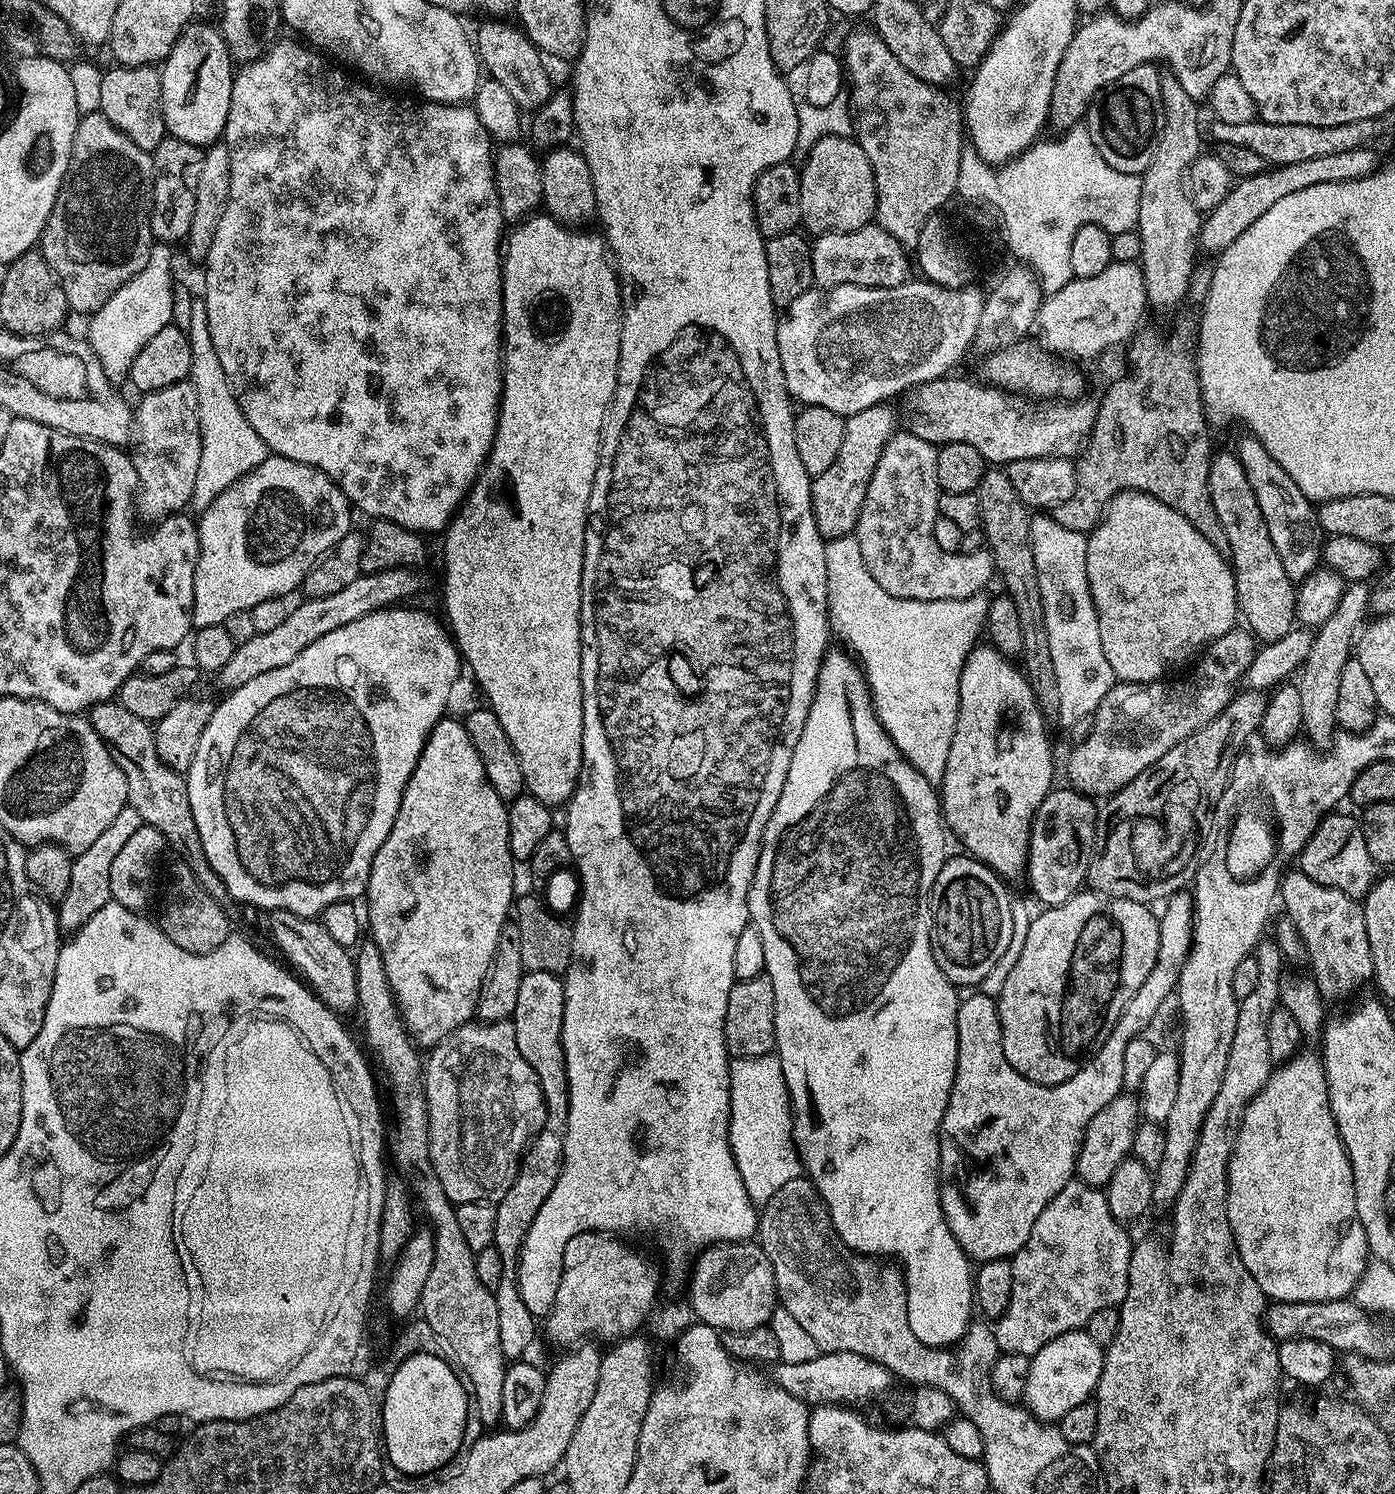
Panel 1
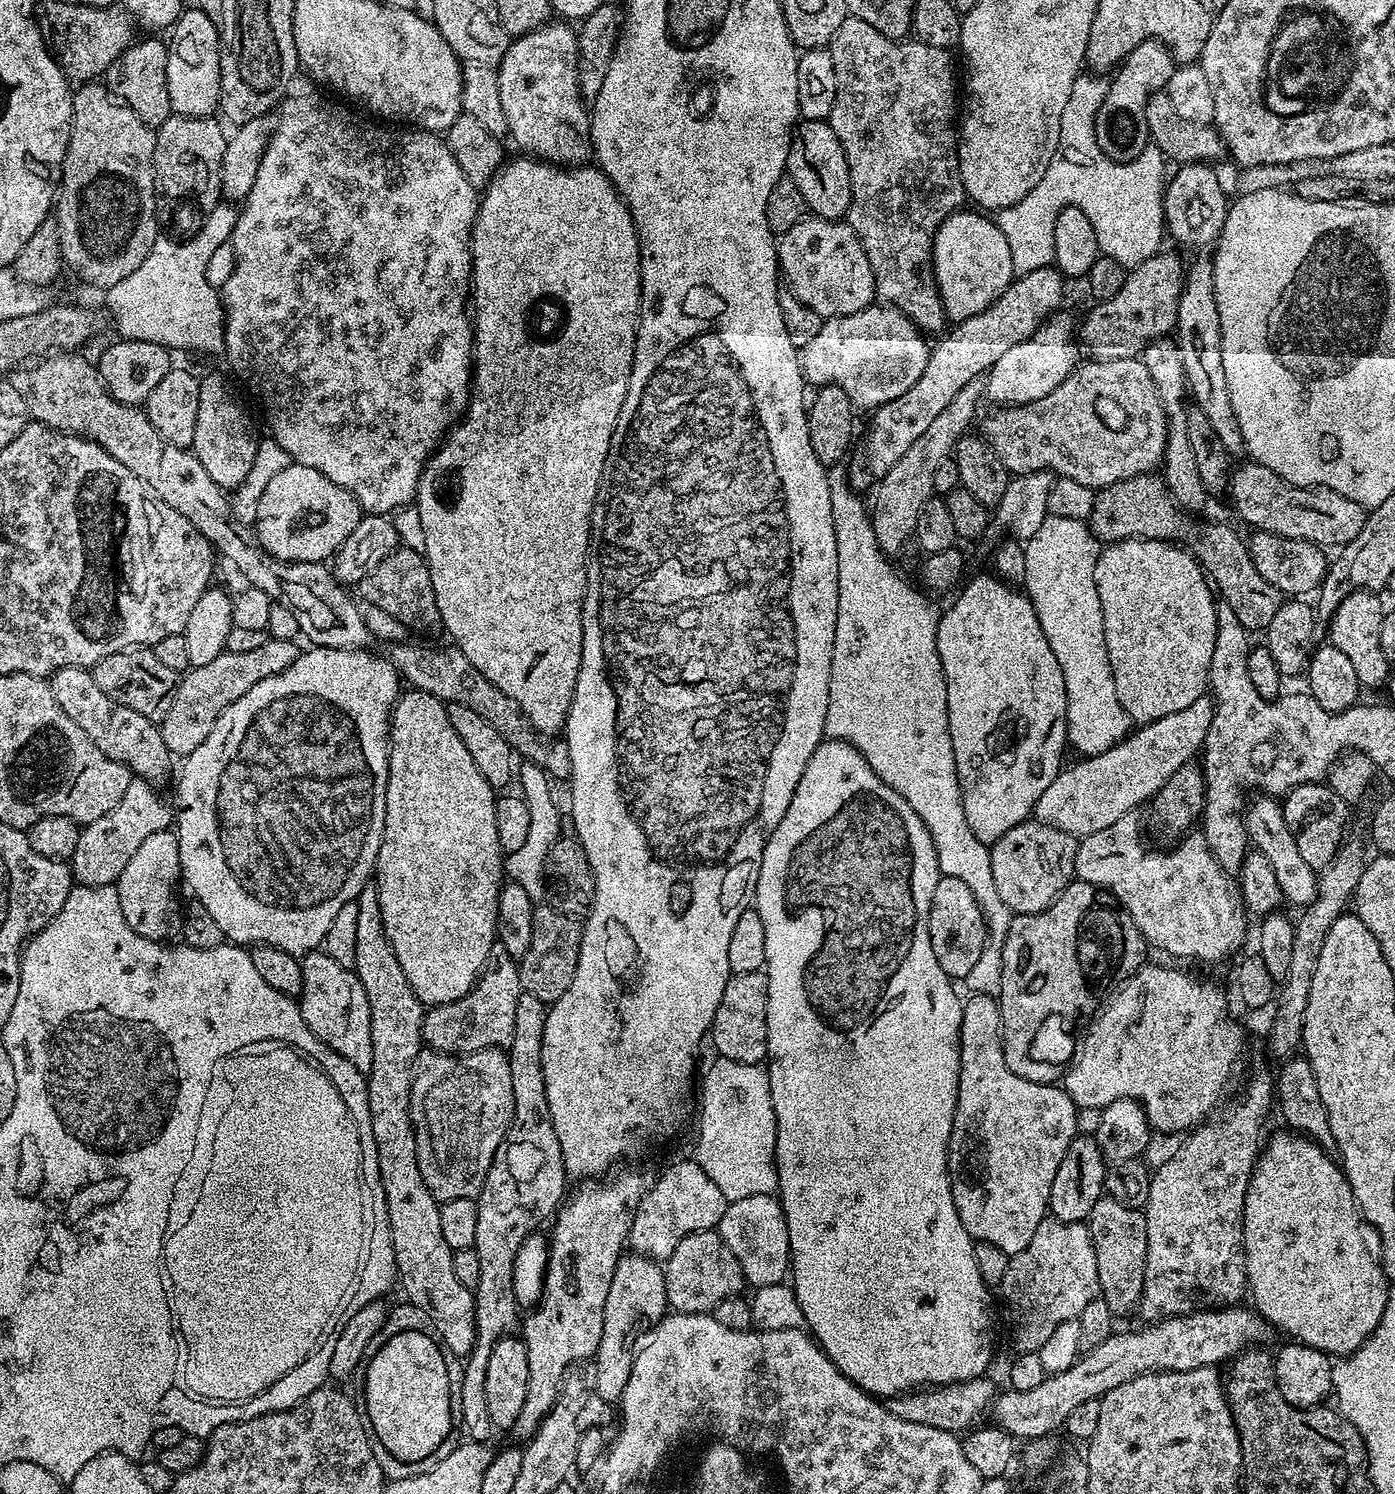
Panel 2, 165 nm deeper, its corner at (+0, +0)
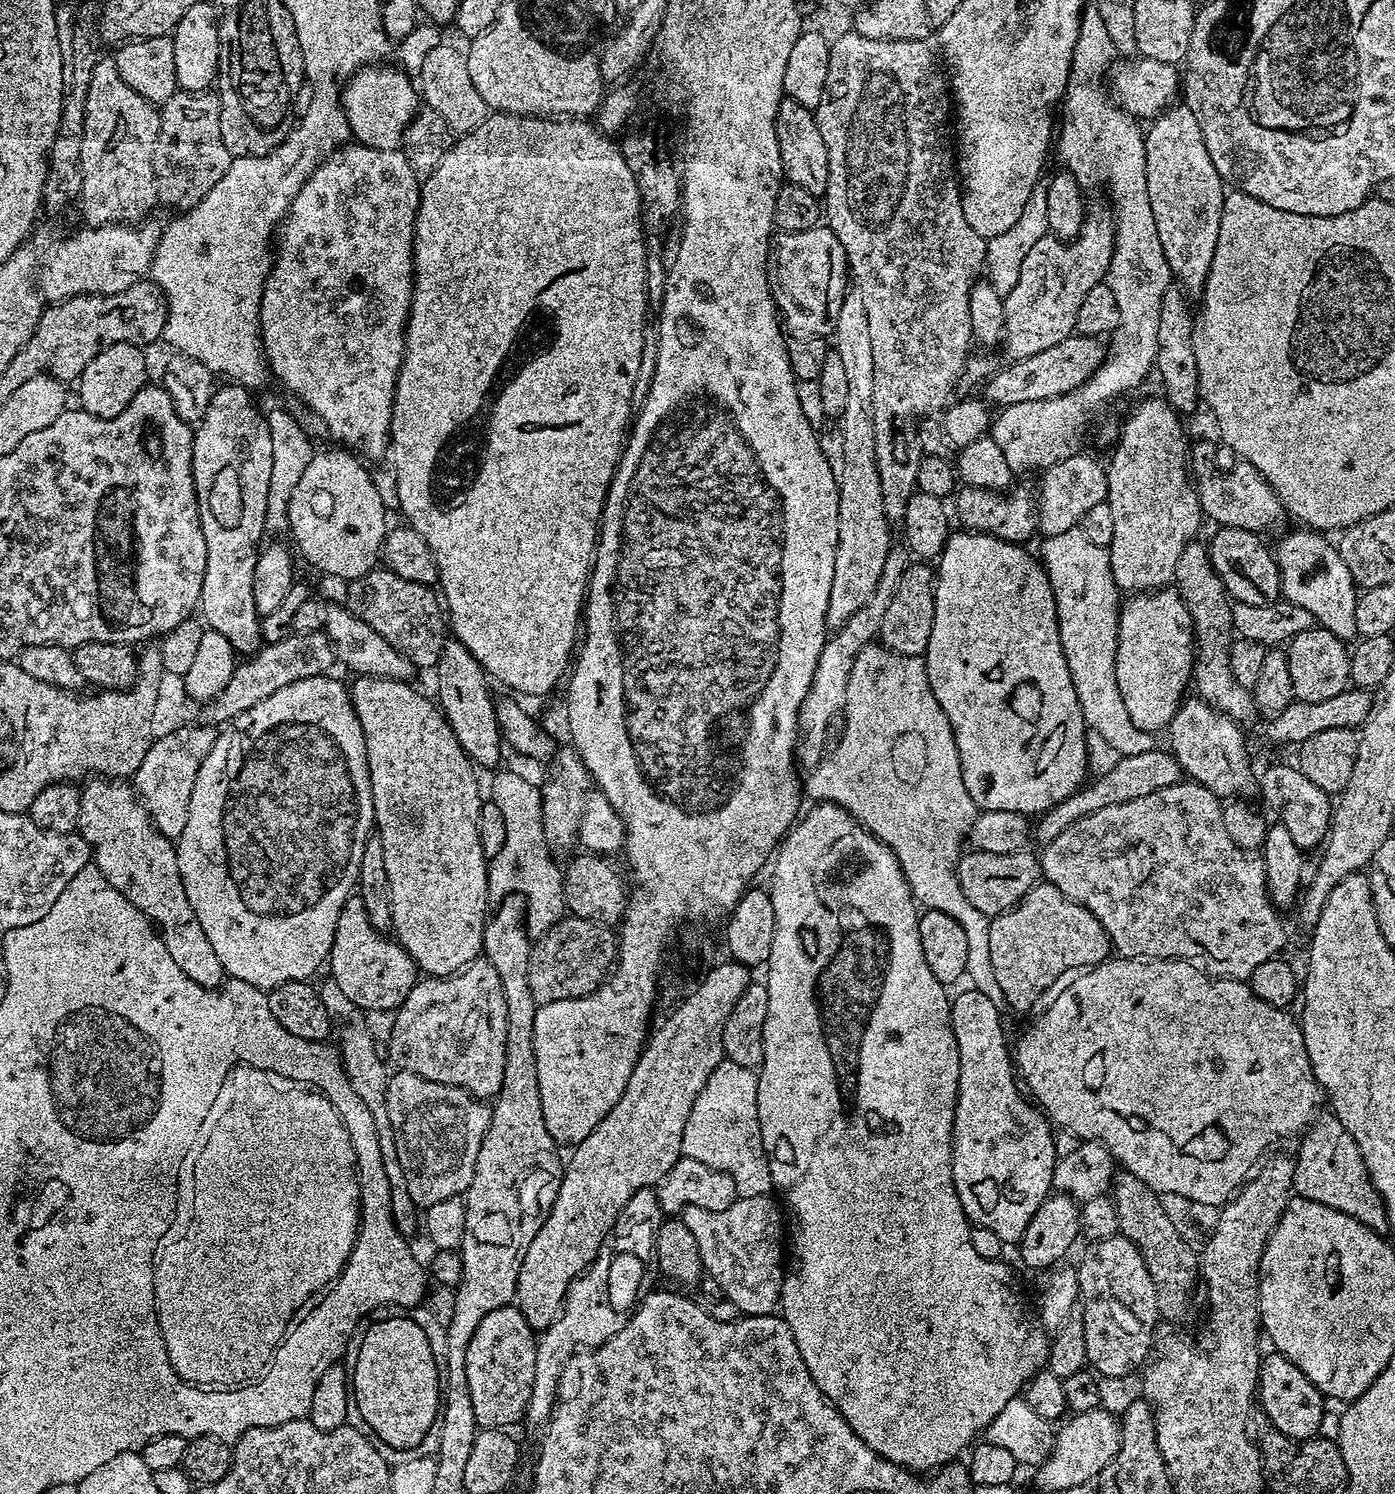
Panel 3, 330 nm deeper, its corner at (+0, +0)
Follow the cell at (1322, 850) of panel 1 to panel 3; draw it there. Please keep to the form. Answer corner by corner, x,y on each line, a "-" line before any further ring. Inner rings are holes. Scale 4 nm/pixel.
1295,763
1272,764
1264,773
1259,773
1258,796
1276,811
1275,819
1286,826
1286,831
1299,848
1319,849
1325,843
1328,827
1332,825
1333,801
1328,801
1331,800
1329,793
1314,786
1314,782
1310,782
1310,778
1306,778
1306,774
1302,774

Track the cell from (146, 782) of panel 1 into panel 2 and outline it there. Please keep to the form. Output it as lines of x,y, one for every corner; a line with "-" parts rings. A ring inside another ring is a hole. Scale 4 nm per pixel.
59,668
52,673
50,683
54,702
62,706
66,718
78,722
79,728
90,738
90,742
94,742
94,746
98,746
98,750
102,750
102,754
106,754
106,758
126,764
133,777
149,782
157,782
167,774
174,757
166,750
166,742
162,742
159,723
110,698
94,682
89,669

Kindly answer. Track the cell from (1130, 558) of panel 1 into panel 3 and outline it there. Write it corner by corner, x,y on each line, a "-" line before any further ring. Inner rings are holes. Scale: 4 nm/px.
1175,587
1132,594
1121,603
1116,651
1118,694
1122,694
1126,714
1136,729
1149,734
1167,729
1185,699
1184,691
1189,691
1195,662
1196,635
1192,633
1190,610

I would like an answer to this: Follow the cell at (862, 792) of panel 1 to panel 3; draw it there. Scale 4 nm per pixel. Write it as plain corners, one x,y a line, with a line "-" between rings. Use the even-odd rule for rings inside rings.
816,802
811,807
812,809
808,813
805,811
797,819
794,827
784,837
775,853
774,863
771,865
771,868
773,868
770,895
774,902
774,946
770,950
770,958
766,965
766,971
768,971
768,977
766,977
768,1017
766,1018
766,1026
762,1030
764,1057
758,1069
758,1122
762,1130
764,1153
768,1156
773,1185
778,1189
778,1192
780,1188
781,1194
784,1195
785,1201
783,1200
783,1203
786,1208
786,1203
788,1203
789,1208
787,1208
787,1211
789,1213
792,1211
797,1216
796,1233
793,1236
791,1233
790,1236
790,1256
791,1259
793,1256
796,1261
793,1264
791,1261
790,1267
787,1269
784,1285
780,1291
779,1311
782,1313
784,1321
790,1326
790,1334
794,1334
794,1342
798,1342
798,1354
802,1354
802,1362
806,1362
806,1370
810,1370
810,1378
814,1378
818,1390
822,1390
824,1397
840,1411
842,1418
846,1418
850,1430
854,1430
854,1434
858,1434
858,1438
862,1438
862,1442
866,1442
866,1446
870,1446
870,1450
874,1450
882,1458
894,1462
899,1468
906,1468
909,1472
917,1474
928,1474
935,1469
943,1468
945,1464
953,1463
959,1457
956,1455
964,1447
967,1449
977,1439
975,1436
979,1432
981,1435
987,1430
990,1422
994,1422
994,1418
998,1418
998,1414
1002,1414
1002,1410
1006,1410
1008,1403
1017,1399
1023,1393
1028,1381
1048,1363
1050,1336
1049,1333
1044,1331
1035,1315
1028,1316
1027,1310
1024,1309
1024,1300
1020,1297
1019,1290
1016,1289
1016,1280
1012,1277
1011,1270
1004,1265
1005,1261
1003,1259
987,1260
981,1258
970,1242
973,1225
970,1223
967,1214
962,1210
962,1202
958,1198
958,1190
954,1186
954,1178
952,1177
952,1127
954,1126
954,1110
956,1109
958,1078
960,1077
958,1042
954,1038
954,1030
952,1029
952,1002
949,989
940,984
938,978
934,978
934,974
930,974
930,966
926,966
926,958
922,954
922,942
918,938
918,922
920,921
918,905
912,899
912,891
902,874
902,866
896,855
873,832
869,832
864,825
855,820
846,809
827,802

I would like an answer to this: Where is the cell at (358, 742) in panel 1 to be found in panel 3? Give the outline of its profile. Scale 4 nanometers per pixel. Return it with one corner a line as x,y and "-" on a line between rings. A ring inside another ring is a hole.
325,674
302,678
283,686
232,720
228,737
224,737
224,734
217,735
210,754
206,754
206,762
198,766
198,778
194,778
194,794
190,794
190,814
186,817
186,830
182,830
180,839
175,841
178,870
186,886
186,898
190,898
194,915
198,917
210,946
214,946
218,962
222,962
225,973
231,979
250,982
250,986
255,988
271,990
286,982
308,980
320,967
325,967
332,952
338,914
342,914
342,906
357,887
362,850
366,850
368,837
374,832
376,815
370,790
370,770
366,762
366,738
362,734
362,726
352,705
349,689
346,684
332,676
334,675

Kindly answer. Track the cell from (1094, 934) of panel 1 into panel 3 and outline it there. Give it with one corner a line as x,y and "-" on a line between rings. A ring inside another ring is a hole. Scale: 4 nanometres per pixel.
1041,882
1028,891
1016,907
1001,916
991,917
988,921
990,930
990,963
994,965
994,978
1004,995
1004,1003
1016,1012
1028,1012
1040,1000
1040,995
1059,978
1063,972
1075,973
1077,970
1095,968
1109,959
1113,951
1112,939
1106,934
1102,922
1078,902
1066,898
1058,886

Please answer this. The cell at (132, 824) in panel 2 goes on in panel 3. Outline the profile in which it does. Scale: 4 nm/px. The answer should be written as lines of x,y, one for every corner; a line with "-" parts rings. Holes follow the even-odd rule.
176,726
165,731
168,732
165,736
157,735
150,750
146,750
146,758
142,758
142,766
138,766
134,777
135,791
142,797
148,809
148,817
157,830
173,842
180,839
182,830
186,830
190,794
194,794
194,778
198,778
198,766
206,762
206,754
210,754
218,735
215,727
194,727

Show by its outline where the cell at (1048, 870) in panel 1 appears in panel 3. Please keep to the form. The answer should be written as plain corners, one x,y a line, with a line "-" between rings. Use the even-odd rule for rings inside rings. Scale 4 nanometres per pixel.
975,850
965,851
956,866
956,873
966,902
989,918
1001,916
1016,907
1024,895
1042,880
1039,859
1030,853
1025,850
1018,854
996,855

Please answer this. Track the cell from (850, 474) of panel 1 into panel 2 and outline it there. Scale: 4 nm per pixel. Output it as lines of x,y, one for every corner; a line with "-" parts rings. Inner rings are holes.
1049,266
1042,270
1030,270
1030,274
1016,278
998,299
982,310
980,314
959,321
949,327
931,345
926,370
916,385
911,386
906,394
886,402
871,413
872,421
868,424
868,433
864,436
864,452
851,457
852,464
847,465
848,483
853,489
871,489
883,476
910,450
911,444
930,427
930,422
950,406
954,394
966,386
966,382
979,380
1018,342
1026,342
1040,325
1057,311
1064,300
1065,277
1059,268

